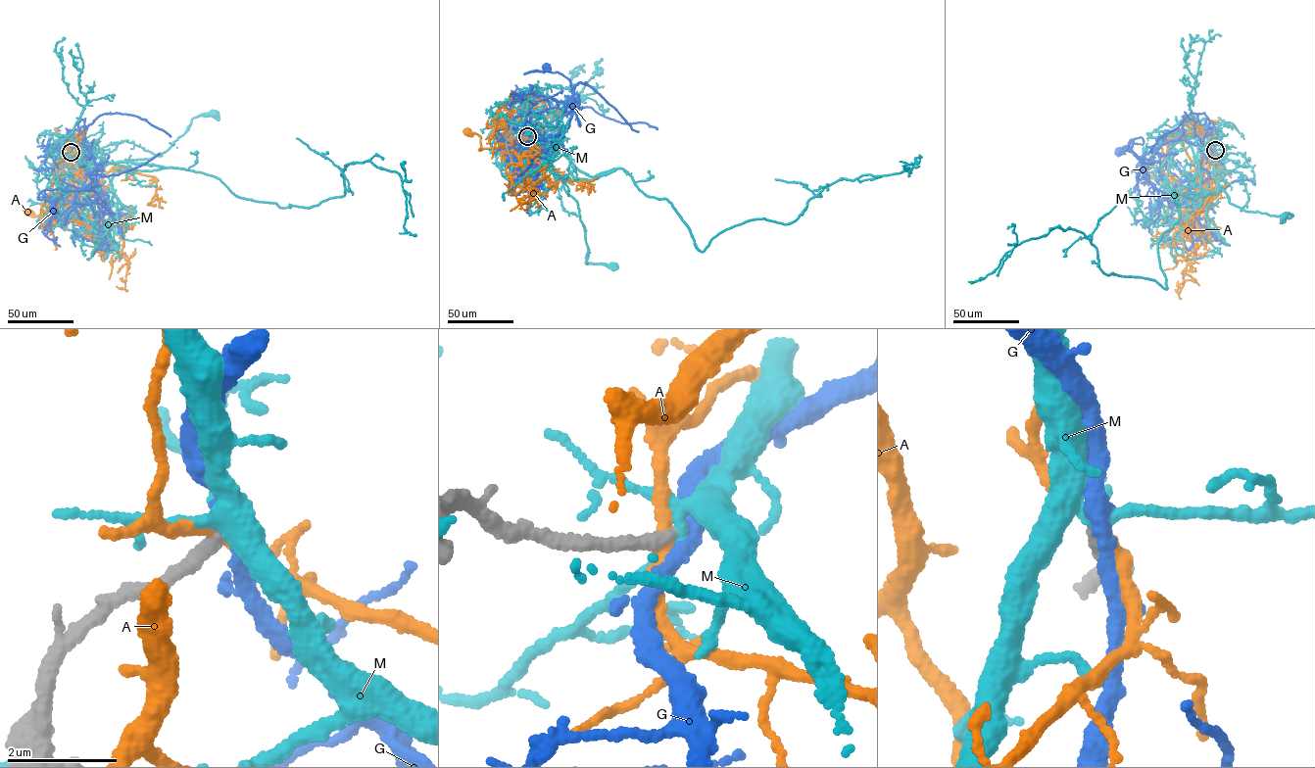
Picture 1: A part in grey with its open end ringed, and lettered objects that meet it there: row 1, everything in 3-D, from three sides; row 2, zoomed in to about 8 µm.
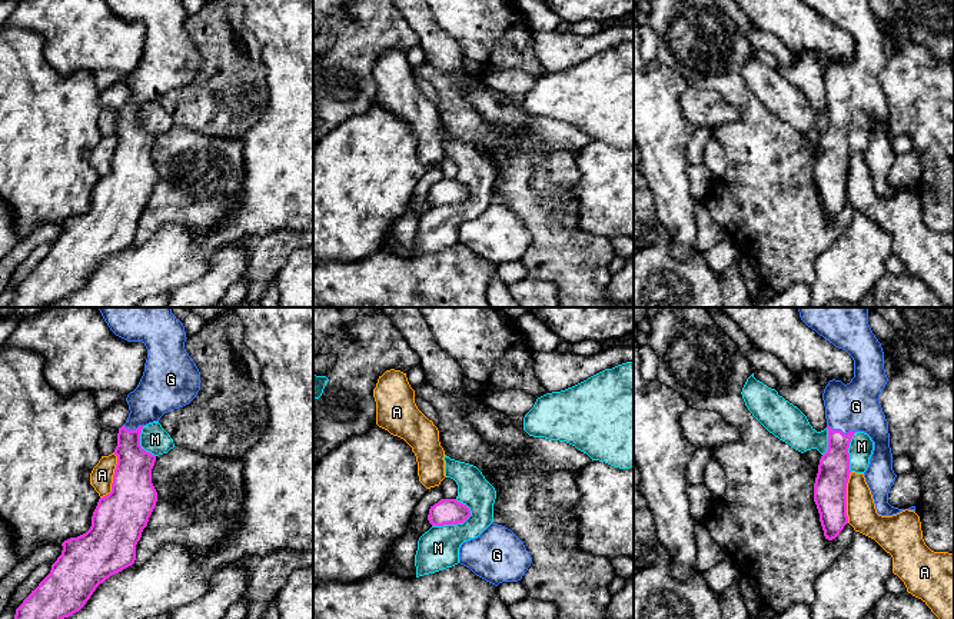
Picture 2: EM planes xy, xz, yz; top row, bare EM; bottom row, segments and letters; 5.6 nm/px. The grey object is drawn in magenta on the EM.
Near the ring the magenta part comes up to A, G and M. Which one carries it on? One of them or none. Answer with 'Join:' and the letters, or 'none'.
Join: G

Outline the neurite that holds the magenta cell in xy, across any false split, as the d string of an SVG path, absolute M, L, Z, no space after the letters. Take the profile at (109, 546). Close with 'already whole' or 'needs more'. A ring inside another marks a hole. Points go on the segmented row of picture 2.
M172 307L97 309L116 336L146 346L144 372L137 387L126 397L130 413L117 433L117 446L113 452L117 465L112 492L99 499L90 529L62 543L62 555L51 565L50 573L16 609L14 619L69 618L86 605L100 583L134 563L136 545L157 502L157 492L152 483L156 456L140 446L142 429L159 422L164 413L189 405L200 390L200 372L185 349L187 339L185 326L172 313Z; needs more

